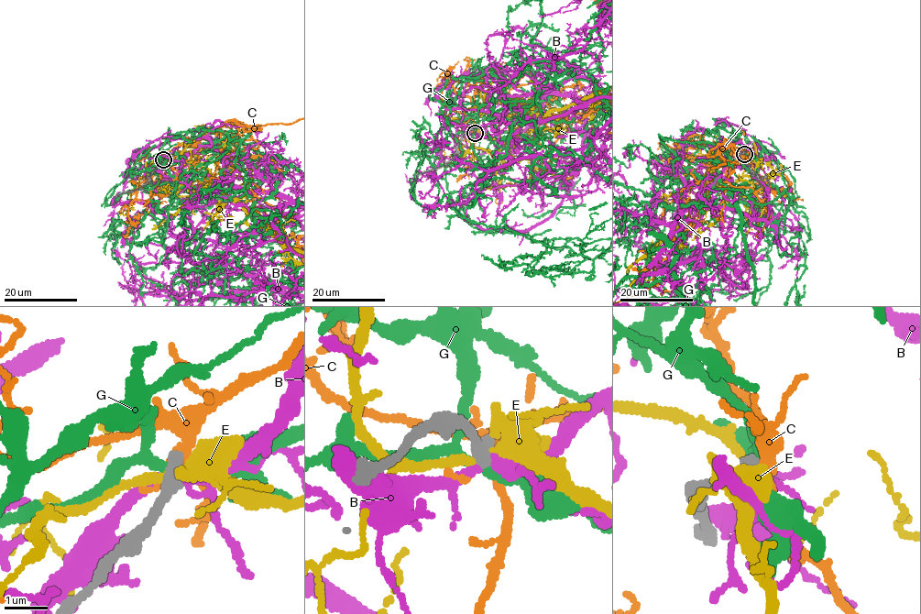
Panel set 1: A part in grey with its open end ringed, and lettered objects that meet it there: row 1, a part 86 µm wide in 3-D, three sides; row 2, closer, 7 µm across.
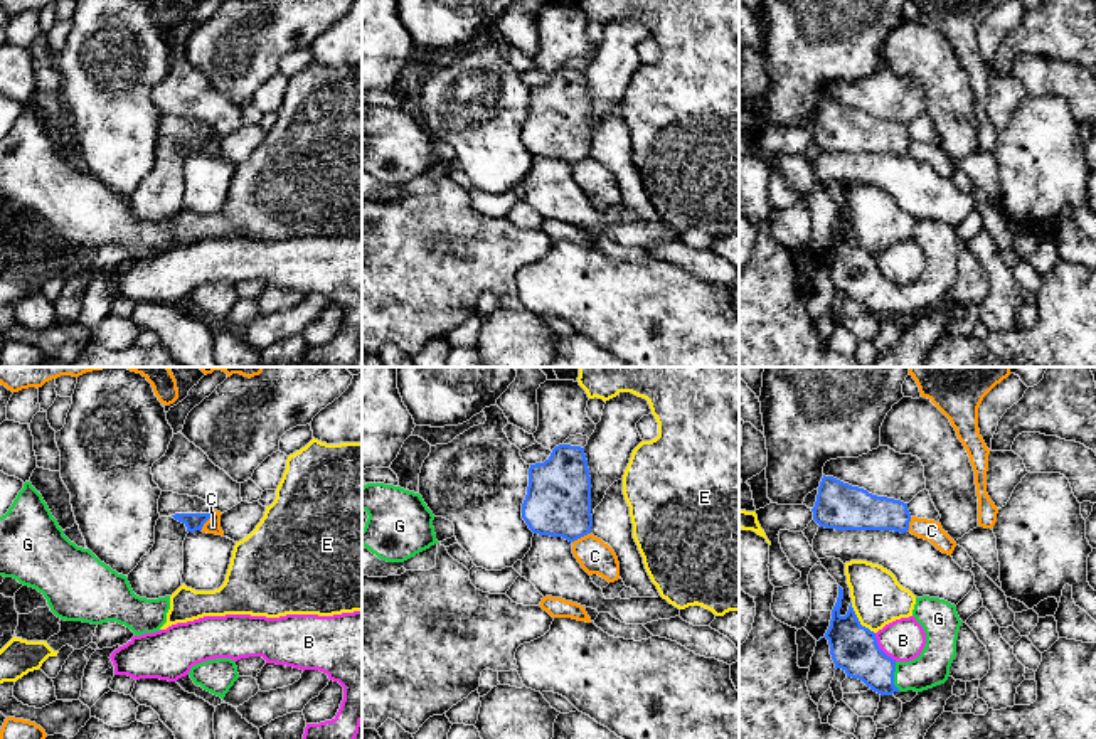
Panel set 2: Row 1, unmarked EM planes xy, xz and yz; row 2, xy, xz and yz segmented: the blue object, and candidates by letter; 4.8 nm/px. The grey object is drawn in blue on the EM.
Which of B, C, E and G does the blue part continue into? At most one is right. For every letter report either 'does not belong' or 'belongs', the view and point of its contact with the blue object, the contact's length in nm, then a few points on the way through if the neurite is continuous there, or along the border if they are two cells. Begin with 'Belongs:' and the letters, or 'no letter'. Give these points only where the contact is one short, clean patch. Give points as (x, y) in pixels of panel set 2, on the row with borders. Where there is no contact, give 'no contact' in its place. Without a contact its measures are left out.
Belongs: G
B: does not belong | yz (879, 648) | 170 nm | along yz (874, 633), (876, 643), (896, 660)
C: does not belong | xy (207, 519) | 110 nm | along xy (212, 512), (201, 529)
E: does not belong | yz (857, 620) | 190 nm
G: belongs | yz (893, 677) | 150 nm | across yz (854, 648), (879, 672), (893, 677), (918, 675), (931, 667)

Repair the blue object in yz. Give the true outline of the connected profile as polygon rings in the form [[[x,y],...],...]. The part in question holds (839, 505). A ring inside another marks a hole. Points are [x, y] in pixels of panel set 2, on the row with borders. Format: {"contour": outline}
{"contour": [[[833,476],[820,481],[813,520],[835,530],[894,530],[907,532],[911,513],[907,503],[877,497]]]}

